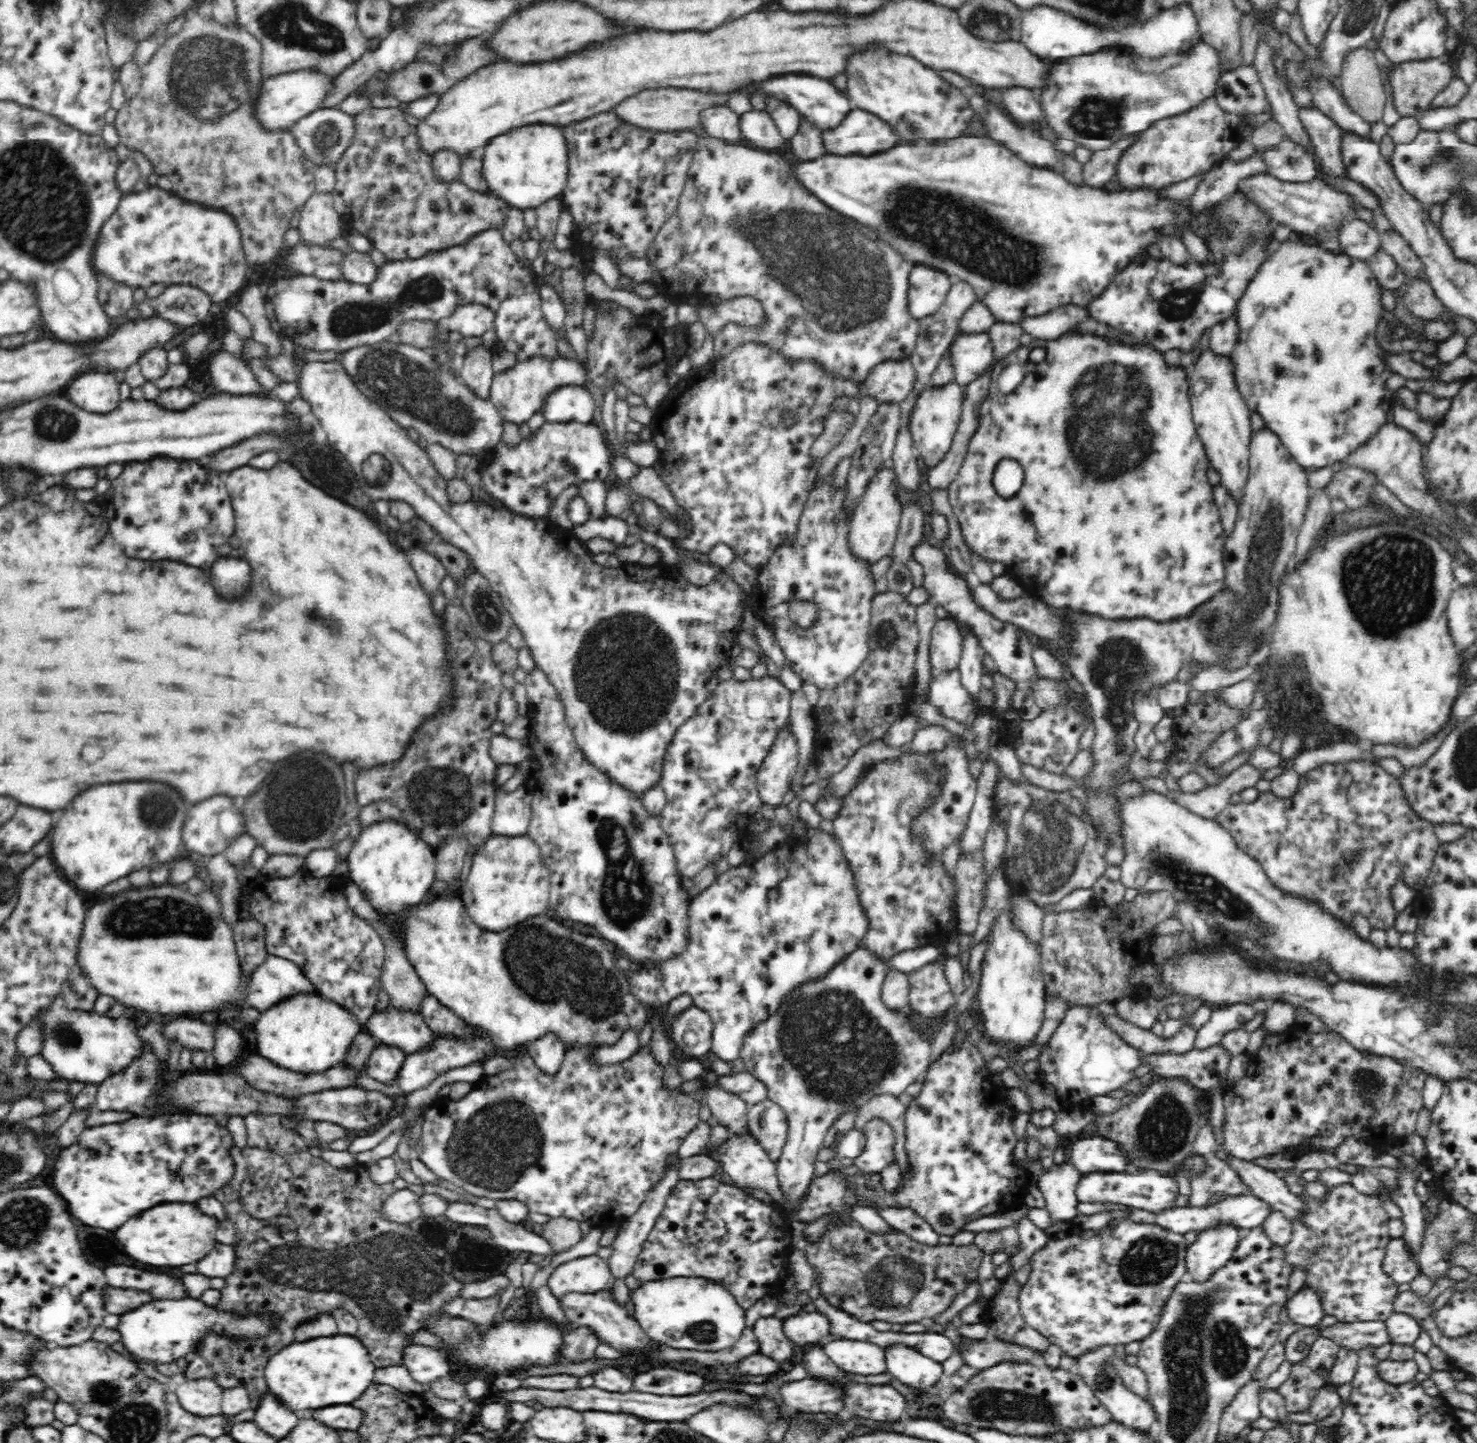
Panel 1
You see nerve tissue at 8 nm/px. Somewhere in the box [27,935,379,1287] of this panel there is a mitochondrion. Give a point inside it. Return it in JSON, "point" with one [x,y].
{"point":[65,1034]}

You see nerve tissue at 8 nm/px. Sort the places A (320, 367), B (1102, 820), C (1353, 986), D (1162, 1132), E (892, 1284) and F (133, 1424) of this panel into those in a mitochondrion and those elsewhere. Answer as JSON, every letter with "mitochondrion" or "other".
{"A":"other","B":"mitochondrion","C":"other","D":"mitochondrion","E":"mitochondrion","F":"mitochondrion"}

